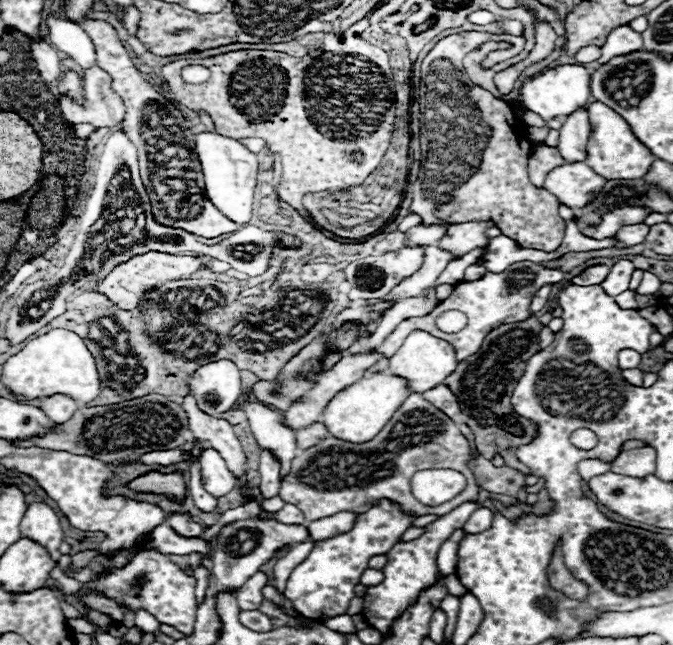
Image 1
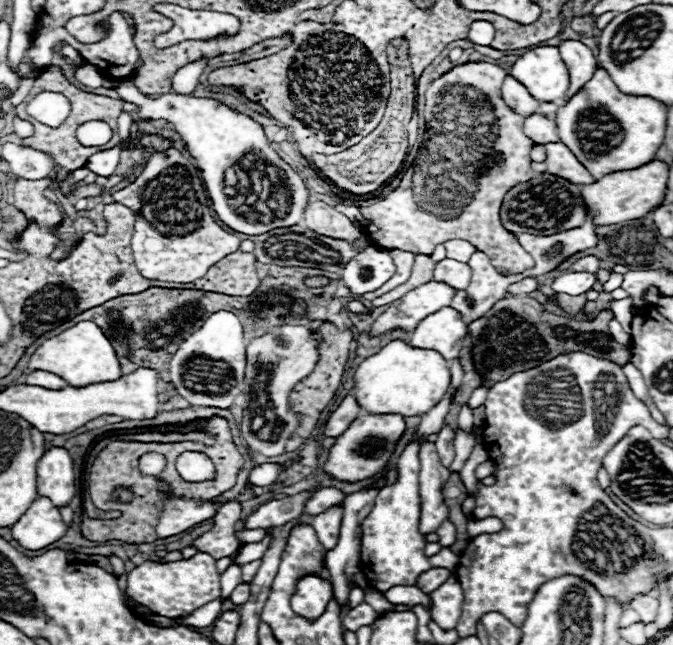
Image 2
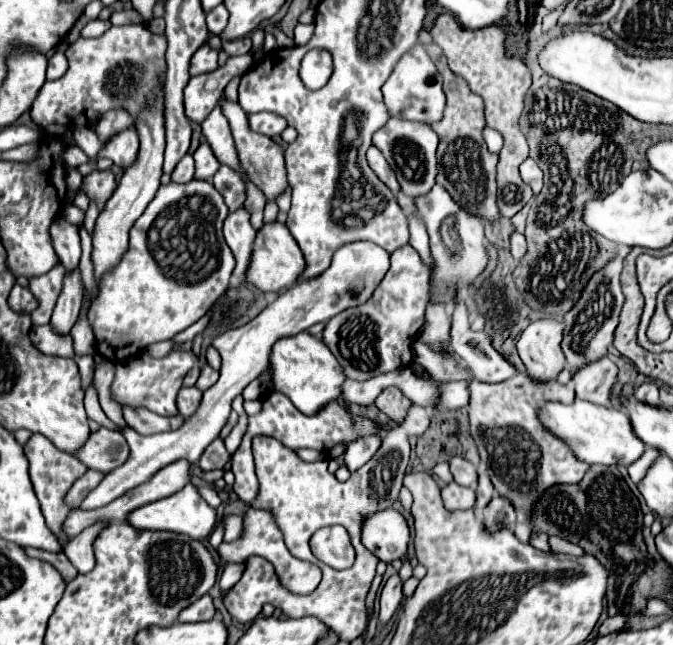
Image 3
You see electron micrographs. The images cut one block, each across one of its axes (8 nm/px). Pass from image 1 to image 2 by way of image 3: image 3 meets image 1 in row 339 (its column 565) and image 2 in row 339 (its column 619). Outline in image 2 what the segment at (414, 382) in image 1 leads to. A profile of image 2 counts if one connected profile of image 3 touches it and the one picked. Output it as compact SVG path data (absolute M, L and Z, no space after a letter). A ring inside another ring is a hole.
M446 306L428 318L424 318L414 332L410 334L410 346L422 346L430 350L438 350L446 360L454 360L466 338L466 324L460 320L460 314Z

